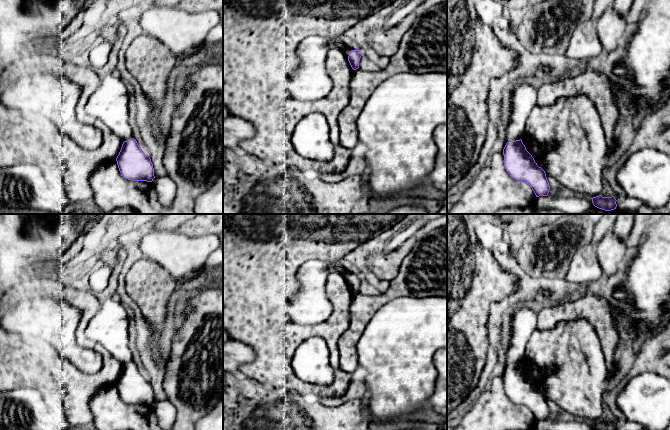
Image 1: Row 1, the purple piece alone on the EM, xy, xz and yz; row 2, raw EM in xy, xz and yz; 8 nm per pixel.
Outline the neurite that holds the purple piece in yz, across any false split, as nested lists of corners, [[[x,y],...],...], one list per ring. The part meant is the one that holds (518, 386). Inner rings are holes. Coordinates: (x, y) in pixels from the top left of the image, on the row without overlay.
[[[528,303],[512,310],[512,337],[506,351],[506,369],[503,373],[504,391],[510,400],[524,405],[536,421],[547,420],[550,414],[545,395],[537,389],[522,366],[530,336],[537,330],[538,306]]]

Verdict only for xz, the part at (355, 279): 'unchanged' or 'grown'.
grown

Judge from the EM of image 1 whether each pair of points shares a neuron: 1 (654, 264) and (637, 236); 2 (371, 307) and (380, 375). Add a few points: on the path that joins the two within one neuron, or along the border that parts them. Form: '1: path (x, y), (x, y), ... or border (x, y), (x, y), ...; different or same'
1: border (647, 230), (637, 250), (629, 259); different
2: border (390, 301), (377, 310), (366, 325), (361, 337); different

